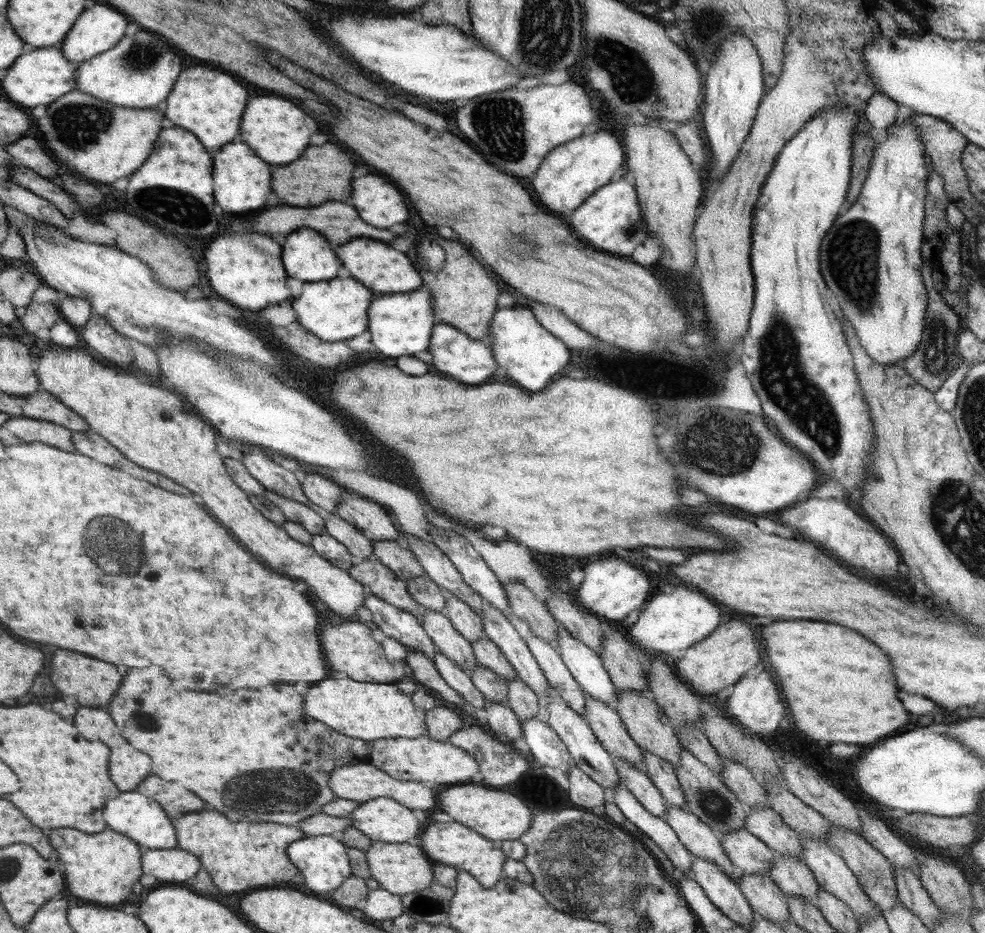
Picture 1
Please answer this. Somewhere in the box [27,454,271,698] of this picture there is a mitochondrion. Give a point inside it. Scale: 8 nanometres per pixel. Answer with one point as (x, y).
(119, 560)

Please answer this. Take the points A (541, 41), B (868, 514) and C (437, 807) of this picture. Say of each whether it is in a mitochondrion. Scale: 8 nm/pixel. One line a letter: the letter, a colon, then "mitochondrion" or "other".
A: mitochondrion
B: other
C: other

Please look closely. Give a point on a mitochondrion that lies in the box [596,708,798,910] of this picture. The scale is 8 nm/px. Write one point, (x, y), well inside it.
(719, 808)

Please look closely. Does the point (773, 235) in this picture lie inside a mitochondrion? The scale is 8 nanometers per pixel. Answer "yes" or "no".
no

